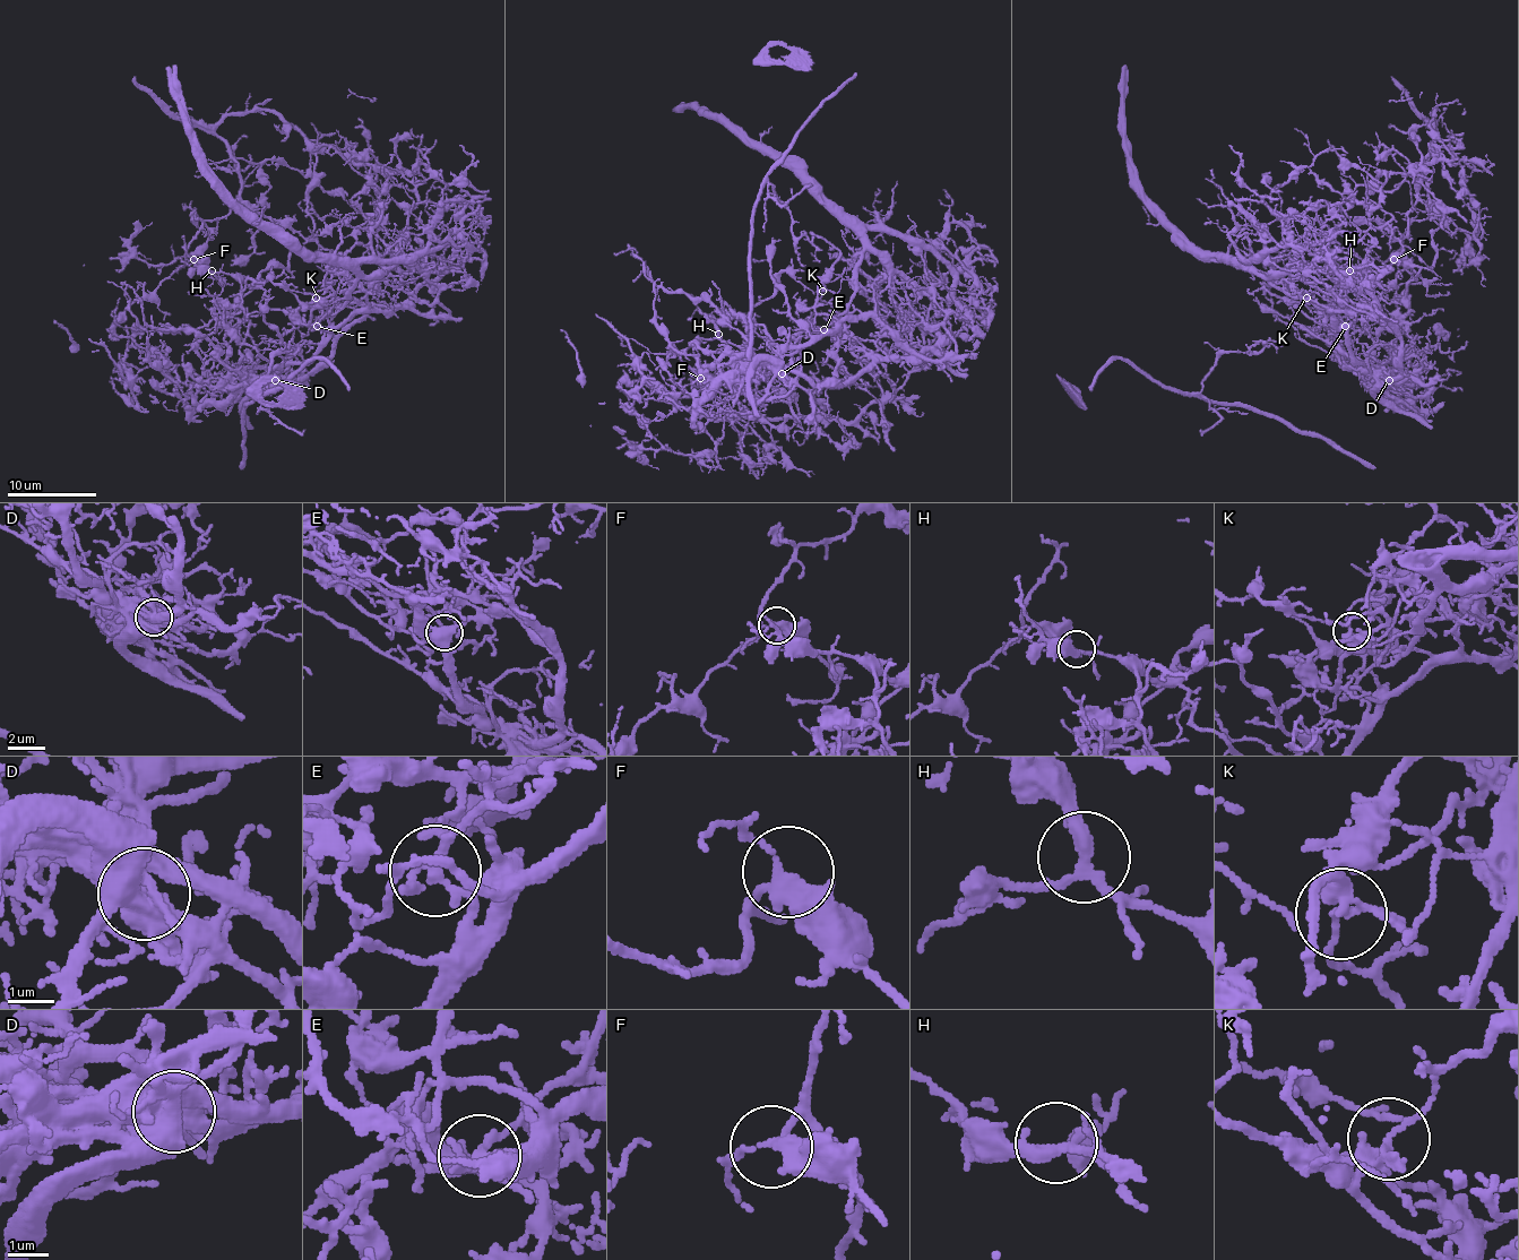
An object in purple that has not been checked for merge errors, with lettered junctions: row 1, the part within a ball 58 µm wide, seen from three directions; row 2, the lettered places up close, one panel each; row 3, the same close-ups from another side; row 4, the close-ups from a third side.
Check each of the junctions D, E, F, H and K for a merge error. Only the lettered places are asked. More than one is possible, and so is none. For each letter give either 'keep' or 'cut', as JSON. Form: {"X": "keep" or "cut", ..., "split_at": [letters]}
{"D": "cut", "E": "cut", "F": "keep", "H": "keep", "K": "cut", "split_at": ["D", "E", "K"]}

